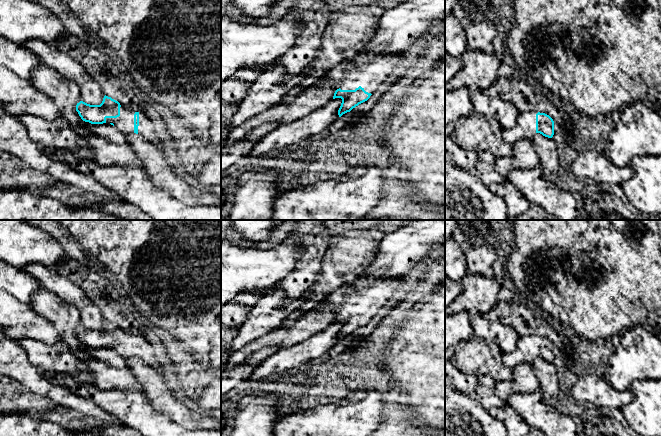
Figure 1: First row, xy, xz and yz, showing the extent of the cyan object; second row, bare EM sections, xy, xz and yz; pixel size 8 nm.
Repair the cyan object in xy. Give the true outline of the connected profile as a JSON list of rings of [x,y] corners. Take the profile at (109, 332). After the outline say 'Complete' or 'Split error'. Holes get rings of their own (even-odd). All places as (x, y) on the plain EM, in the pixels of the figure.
[[[105,319],[100,329],[90,329],[80,325],[76,329],[76,335],[85,346],[111,348],[124,358],[136,357],[159,372],[164,371],[164,366],[158,363],[151,345],[143,336],[128,334],[111,321]]]. Split error

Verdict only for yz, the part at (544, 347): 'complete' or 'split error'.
split error

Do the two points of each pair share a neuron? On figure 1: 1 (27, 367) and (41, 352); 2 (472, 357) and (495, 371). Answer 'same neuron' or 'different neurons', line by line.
1: different neurons
2: same neuron

